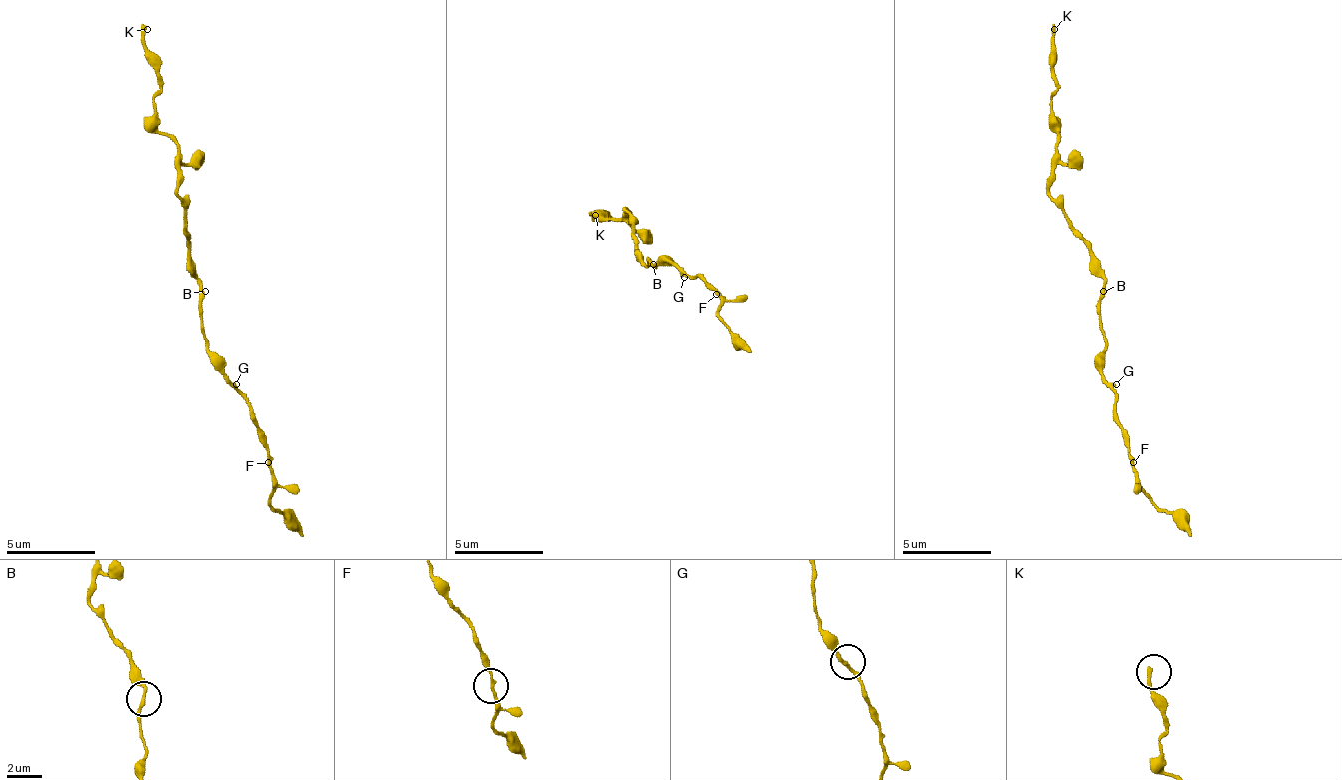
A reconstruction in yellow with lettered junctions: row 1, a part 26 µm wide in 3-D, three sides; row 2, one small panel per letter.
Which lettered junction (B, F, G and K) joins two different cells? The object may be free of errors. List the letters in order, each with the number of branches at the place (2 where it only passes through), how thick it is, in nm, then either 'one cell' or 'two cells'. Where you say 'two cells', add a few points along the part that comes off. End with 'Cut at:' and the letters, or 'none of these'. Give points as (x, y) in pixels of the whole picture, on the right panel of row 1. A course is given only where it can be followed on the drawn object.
B: 2 branches meet; 170 nm thick; one cell
F: 2 branches meet; 150 nm thick; one cell
G: 2 branches meet; 170 nm thick; one cell
K: 1 branches meet; 200 nm thick; one cell
Cut at: none of these

